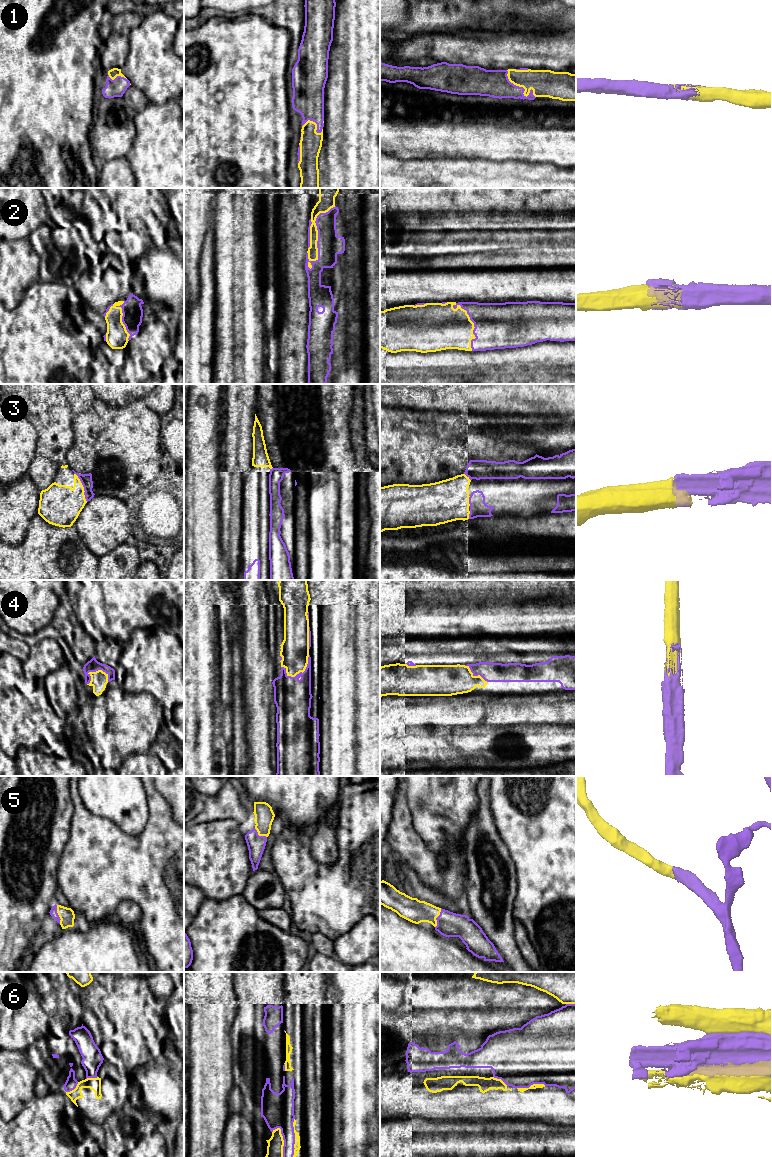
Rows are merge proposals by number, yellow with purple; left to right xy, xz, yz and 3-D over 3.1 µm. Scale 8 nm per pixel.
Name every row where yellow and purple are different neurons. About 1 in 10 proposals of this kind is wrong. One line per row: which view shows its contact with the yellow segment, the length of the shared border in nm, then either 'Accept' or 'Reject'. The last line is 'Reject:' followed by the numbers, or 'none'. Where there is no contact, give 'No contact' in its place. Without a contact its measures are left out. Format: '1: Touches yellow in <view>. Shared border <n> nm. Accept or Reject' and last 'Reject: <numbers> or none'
1: Touches yellow in yz. Shared border 320 nm. Accept
2: Touches yellow in xz. Shared border 550 nm. Accept
3: Touches yellow in xy. Shared border 260 nm. Accept
4: Touches yellow in xz. Shared border 260 nm. Accept
5: Touches yellow in yz. Shared border 170 nm. Accept
6: Touches yellow in xz. Shared border 320 nm. Reject
Reject: 6

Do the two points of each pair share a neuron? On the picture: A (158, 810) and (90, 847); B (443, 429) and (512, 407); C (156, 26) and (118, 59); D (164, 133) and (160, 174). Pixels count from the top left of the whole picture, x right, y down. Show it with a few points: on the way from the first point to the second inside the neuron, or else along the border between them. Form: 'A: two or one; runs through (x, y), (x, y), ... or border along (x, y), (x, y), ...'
A: one; runs through (152, 830), (135, 847), (110, 847)
B: two; border along (485, 412), (466, 412), (464, 414)
C: two; border along (128, 37), (128, 55), (121, 69)
D: one; runs through (164, 143), (164, 164)

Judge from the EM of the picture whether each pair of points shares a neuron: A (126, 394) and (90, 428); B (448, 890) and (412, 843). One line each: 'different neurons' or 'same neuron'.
A: different neurons
B: same neuron

